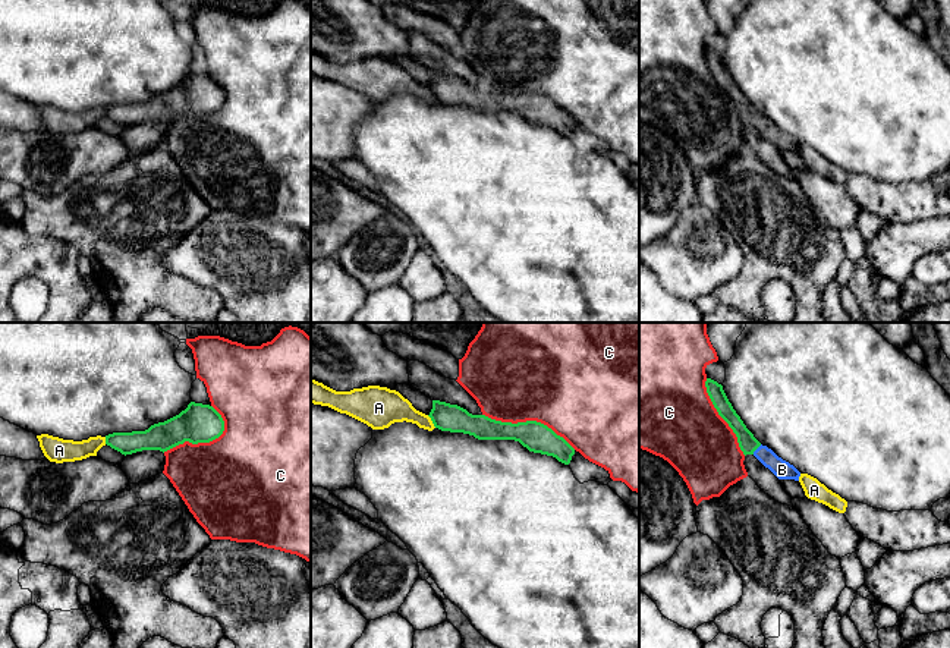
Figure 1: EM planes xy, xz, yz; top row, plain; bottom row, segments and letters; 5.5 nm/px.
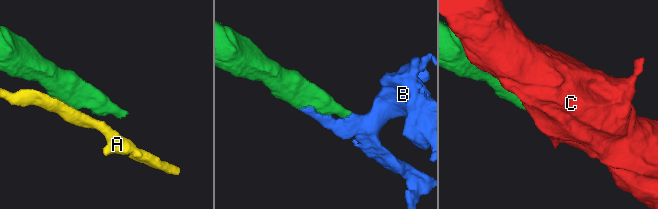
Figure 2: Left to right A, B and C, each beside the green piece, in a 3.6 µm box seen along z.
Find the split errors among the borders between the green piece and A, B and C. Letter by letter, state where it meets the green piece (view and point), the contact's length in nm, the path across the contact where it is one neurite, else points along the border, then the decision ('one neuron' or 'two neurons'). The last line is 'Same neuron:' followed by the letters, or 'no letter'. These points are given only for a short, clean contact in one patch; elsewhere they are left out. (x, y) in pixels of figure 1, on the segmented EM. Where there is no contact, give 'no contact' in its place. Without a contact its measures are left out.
A: meets green in xz at (431, 420); contact 90 nm long; border along xz (427, 415), (436, 427); two neurons
B: meets green in yz at (757, 447); contact 80 nm long; one neuron
C: meets green in xz at (529, 421); contact 550 nm long; two neurons
Same neuron: B

